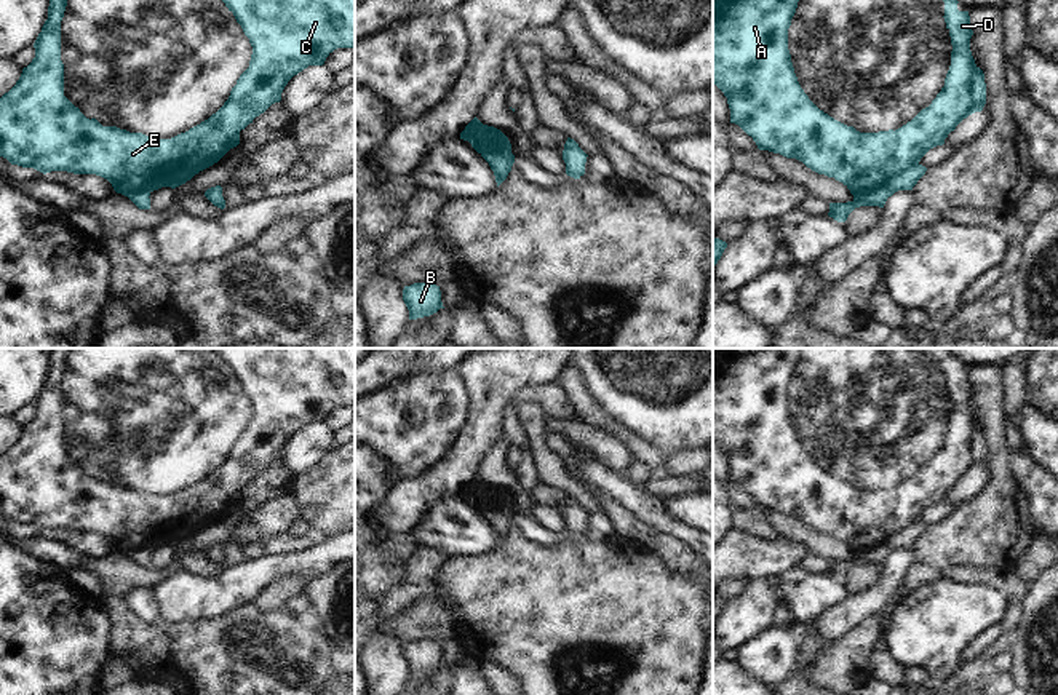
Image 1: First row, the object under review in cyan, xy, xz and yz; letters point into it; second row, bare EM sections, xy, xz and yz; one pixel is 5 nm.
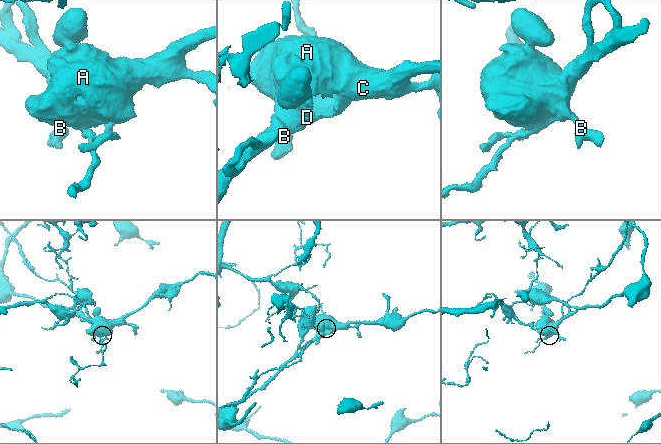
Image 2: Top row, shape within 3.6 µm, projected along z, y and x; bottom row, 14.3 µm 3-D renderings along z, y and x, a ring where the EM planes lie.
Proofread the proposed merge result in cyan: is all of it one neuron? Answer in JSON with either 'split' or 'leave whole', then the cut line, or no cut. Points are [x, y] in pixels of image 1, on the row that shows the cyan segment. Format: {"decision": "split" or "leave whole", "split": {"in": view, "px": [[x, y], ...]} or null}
{"decision": "split", "split": {"in": "yz", "px": [[918, 162], [854, 200]]}}

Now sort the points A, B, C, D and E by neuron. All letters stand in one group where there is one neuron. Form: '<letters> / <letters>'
A C D E / B

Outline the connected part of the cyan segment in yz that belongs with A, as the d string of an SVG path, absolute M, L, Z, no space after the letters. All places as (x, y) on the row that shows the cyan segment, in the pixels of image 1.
M713 0L713 83L727 97L730 123L738 125L751 136L759 150L796 158L812 171L834 177L850 190L855 200L885 185L892 177L898 177L908 168L917 165L930 149L943 145L948 134L954 131L964 118L975 113L972 86L976 64L970 51L973 30L969 11L959 11L957 0L943 0L943 18L953 45L951 66L945 78L945 86L932 104L922 109L911 121L895 131L879 133L860 133L853 126L834 120L820 110L801 88L788 50L788 29L797 2L799 0Z

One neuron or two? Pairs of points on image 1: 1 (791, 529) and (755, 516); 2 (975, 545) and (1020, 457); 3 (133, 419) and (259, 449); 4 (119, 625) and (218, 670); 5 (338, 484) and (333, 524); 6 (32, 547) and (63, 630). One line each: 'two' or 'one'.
1: two
2: two
3: one
4: one
5: one
6: two

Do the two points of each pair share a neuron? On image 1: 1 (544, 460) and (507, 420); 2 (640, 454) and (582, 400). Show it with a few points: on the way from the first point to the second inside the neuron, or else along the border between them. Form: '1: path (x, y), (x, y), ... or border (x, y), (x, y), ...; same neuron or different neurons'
1: border (515, 409), (529, 446), (537, 481); different neurons
2: path (628, 440), (596, 414); same neuron

